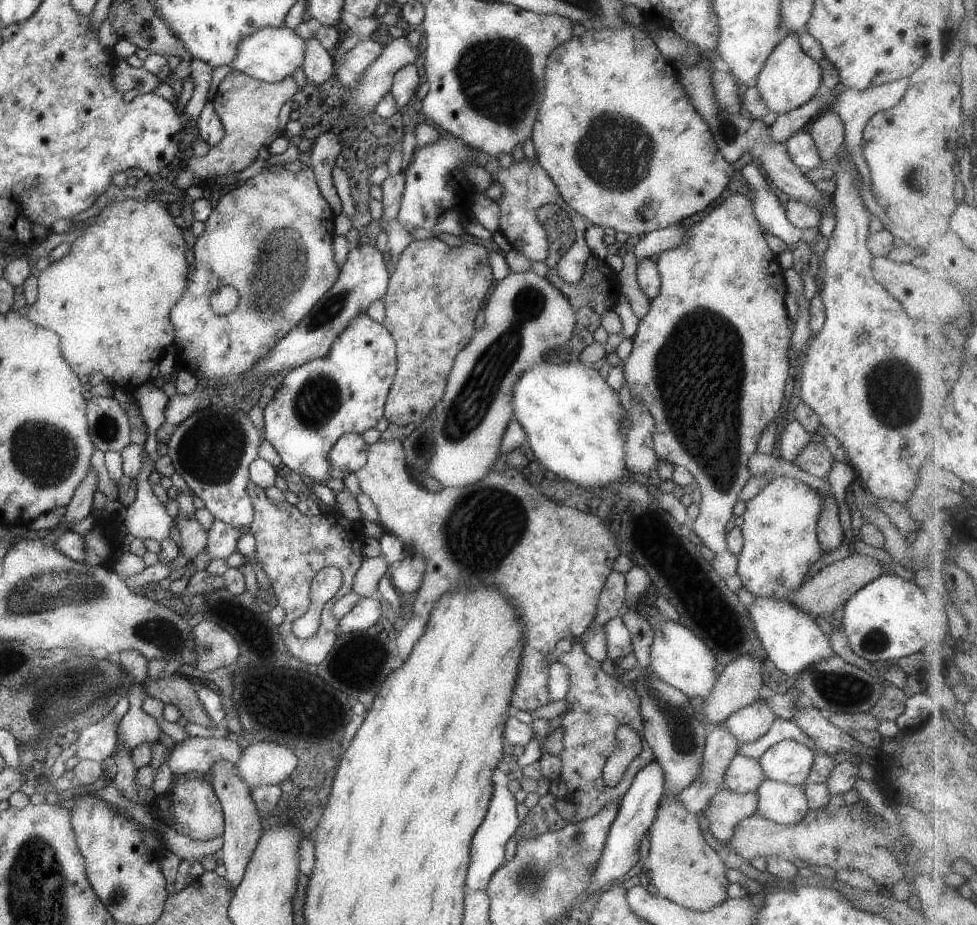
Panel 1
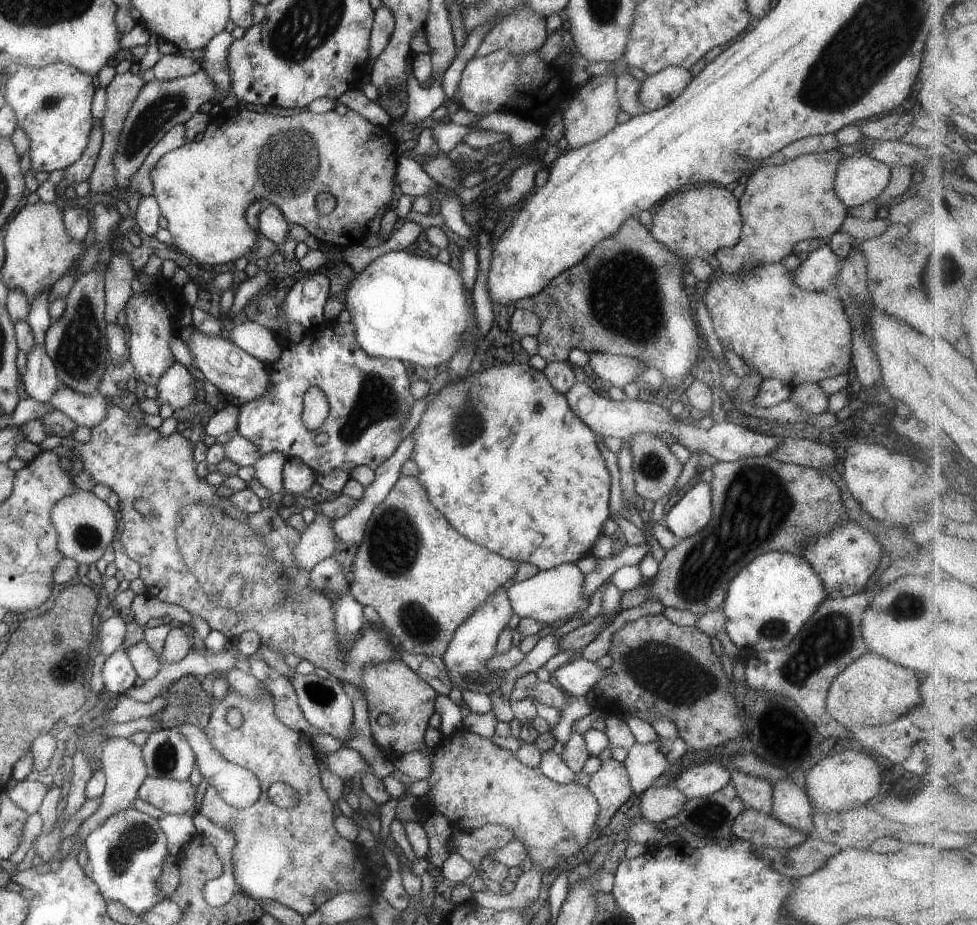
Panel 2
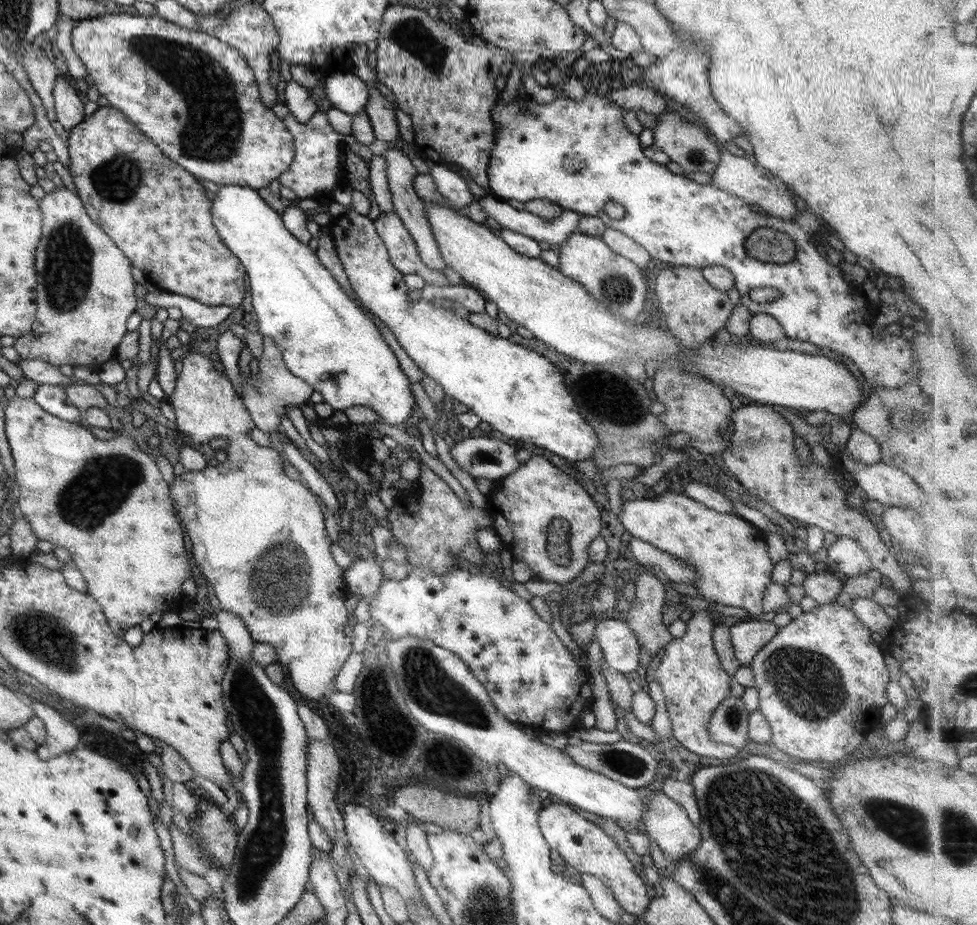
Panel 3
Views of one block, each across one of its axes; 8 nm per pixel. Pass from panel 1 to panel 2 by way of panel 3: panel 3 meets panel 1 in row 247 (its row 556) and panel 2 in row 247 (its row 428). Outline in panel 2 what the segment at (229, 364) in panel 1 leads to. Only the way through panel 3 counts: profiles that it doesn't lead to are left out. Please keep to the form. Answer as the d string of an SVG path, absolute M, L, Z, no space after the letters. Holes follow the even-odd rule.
M235 106L230 109L223 109L215 114L215 116L210 116L209 124L205 126L203 138L199 142L187 141L182 146L161 156L153 171L149 172L153 190L152 196L155 198L157 206L159 206L160 215L167 221L166 230L171 236L169 242L176 250L182 250L187 257L191 256L197 259L199 263L205 265L216 266L230 261L234 262L252 250L258 239L256 233L245 222L244 212L247 206L253 202L254 198L258 199L258 201L277 206L281 215L287 220L287 223L290 222L305 228L308 234L318 239L321 244L326 243L337 248L337 250L341 250L361 244L368 235L367 222L373 216L384 214L390 208L391 190L393 190L394 185L393 172L395 172L395 162L397 162L395 145L396 139L385 130L385 127L373 126L371 122L368 122L365 118L349 109L343 115L337 114L334 110L329 110L319 114L313 114L309 111L299 112L295 116L277 118L273 114L249 112L249 110L240 110ZM320 193L329 193L335 199L335 208L327 216L320 216L315 205L315 196Z

